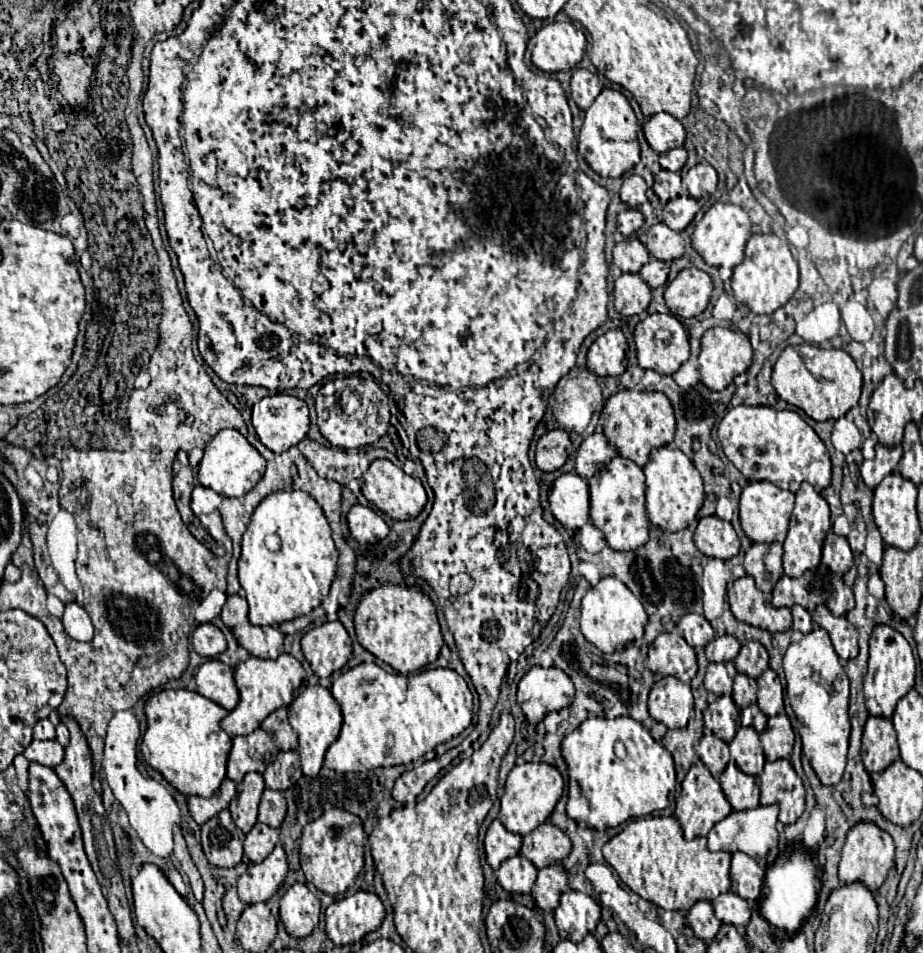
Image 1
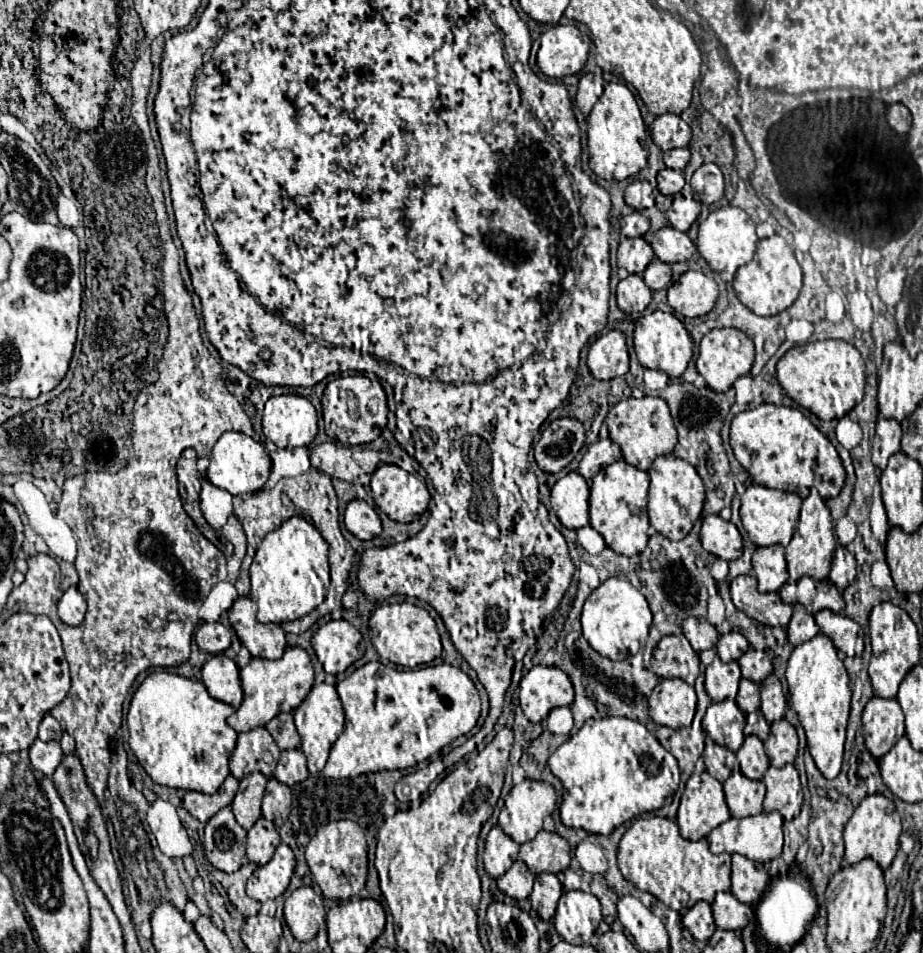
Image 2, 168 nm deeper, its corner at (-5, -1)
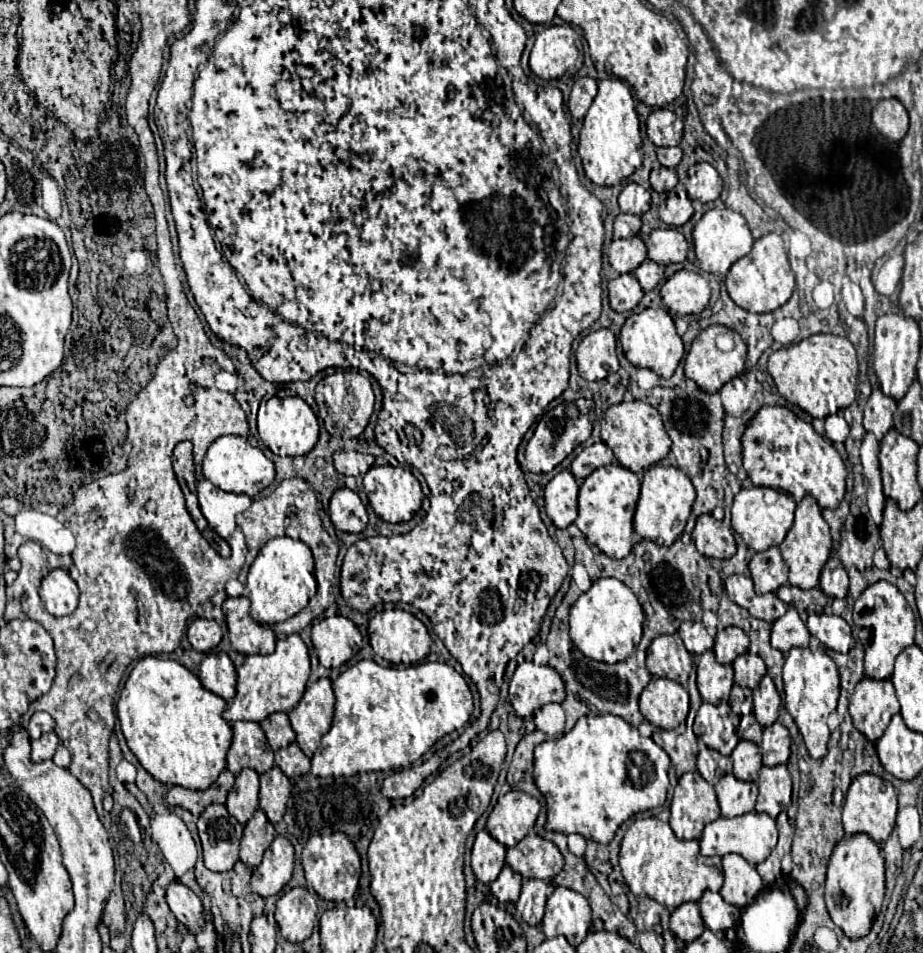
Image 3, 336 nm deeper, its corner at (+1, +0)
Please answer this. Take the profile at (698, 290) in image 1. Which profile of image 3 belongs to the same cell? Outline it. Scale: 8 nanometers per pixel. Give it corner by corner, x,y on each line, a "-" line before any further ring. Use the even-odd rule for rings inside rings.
677,271
661,287
663,305
677,315
697,315
709,305
711,289
707,279
693,271

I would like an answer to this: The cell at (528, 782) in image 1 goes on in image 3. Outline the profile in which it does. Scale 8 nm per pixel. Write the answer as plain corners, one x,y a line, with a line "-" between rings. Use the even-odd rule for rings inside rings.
511,789
501,795
487,819
487,831
505,847
517,845
527,831
535,825
535,819
541,811
541,803
523,793

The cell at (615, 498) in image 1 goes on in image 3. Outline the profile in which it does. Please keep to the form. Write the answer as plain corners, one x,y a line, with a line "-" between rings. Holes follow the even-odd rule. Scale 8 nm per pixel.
611,463
595,469
579,489
579,517
575,525
583,531
587,541
597,545
609,557
623,559
633,549
633,515
639,499
639,485
641,481
633,471

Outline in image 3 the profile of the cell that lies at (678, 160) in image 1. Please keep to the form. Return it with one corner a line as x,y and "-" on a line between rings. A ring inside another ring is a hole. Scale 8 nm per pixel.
661,147
661,149
657,149
657,157
663,167
675,169
683,157
683,151
681,151
681,147

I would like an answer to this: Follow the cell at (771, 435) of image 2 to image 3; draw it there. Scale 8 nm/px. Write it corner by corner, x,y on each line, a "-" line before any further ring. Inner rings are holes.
761,407
747,423
743,437
741,437
741,445
743,445
743,467
749,475
749,479
753,481
753,485
765,485
765,487
773,487
773,489
781,489
785,493
789,493
797,503
805,497
811,495
815,497
815,501
819,503
819,507
827,507
827,509
835,509
843,495
845,495
845,477
847,477
847,469
845,463
841,459
841,455
837,453
837,449
825,441
821,435
815,433
815,429
801,421
791,409
787,407

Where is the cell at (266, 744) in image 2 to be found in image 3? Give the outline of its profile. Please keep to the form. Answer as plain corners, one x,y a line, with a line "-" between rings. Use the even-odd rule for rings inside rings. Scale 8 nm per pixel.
239,721
233,723
233,743
227,753
227,769
237,775
243,769
265,773
273,767
273,749
265,739
259,723

